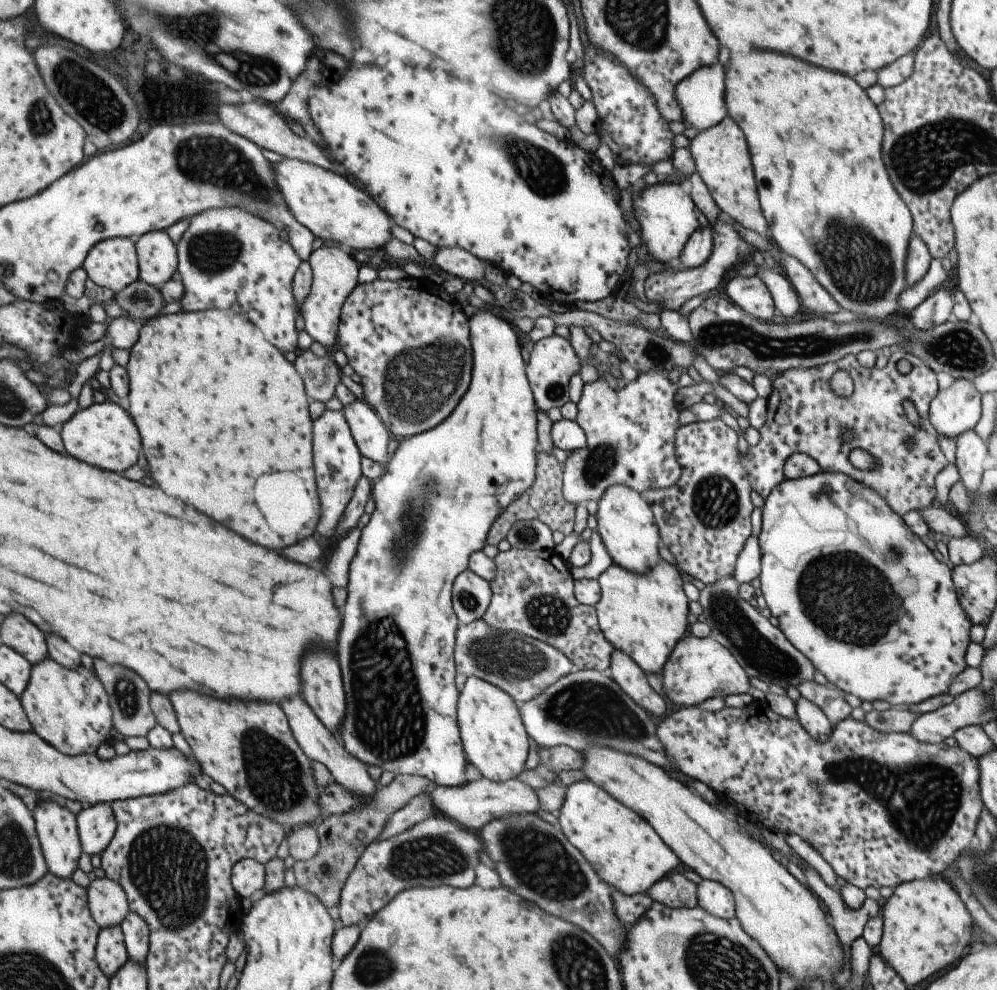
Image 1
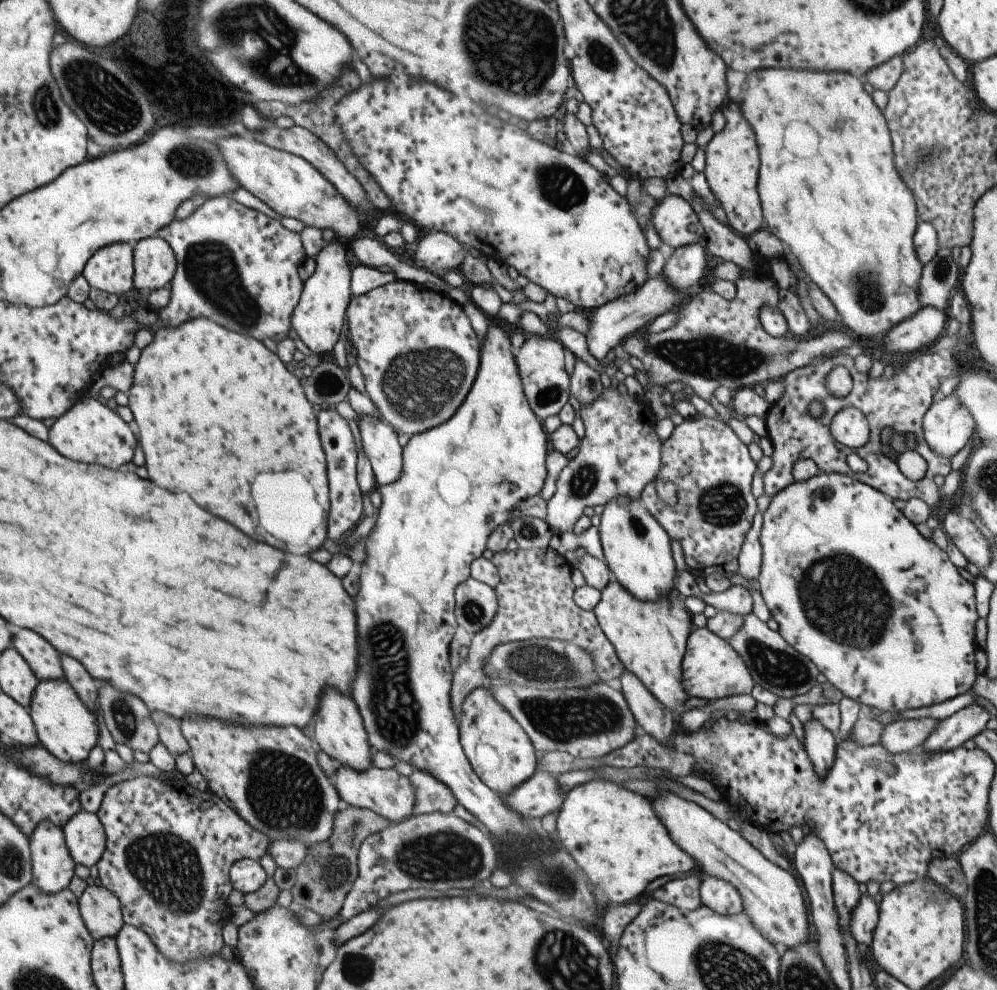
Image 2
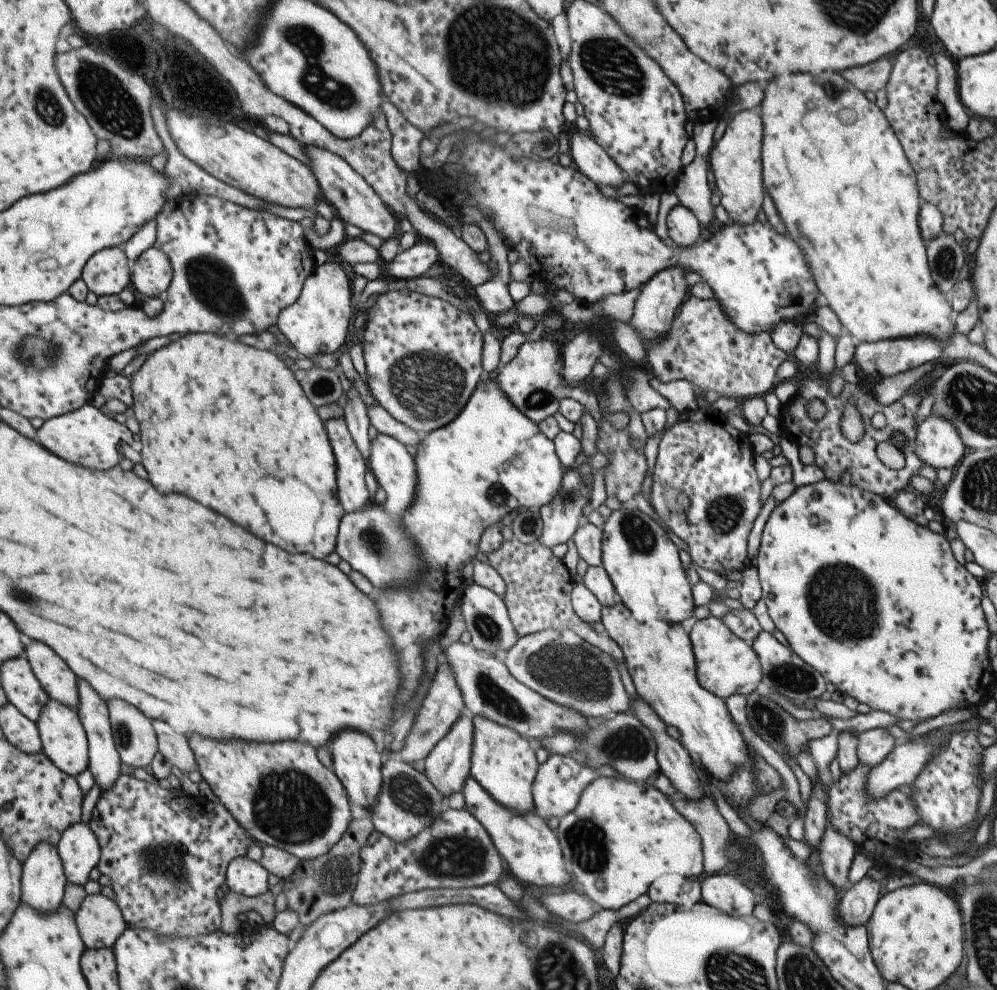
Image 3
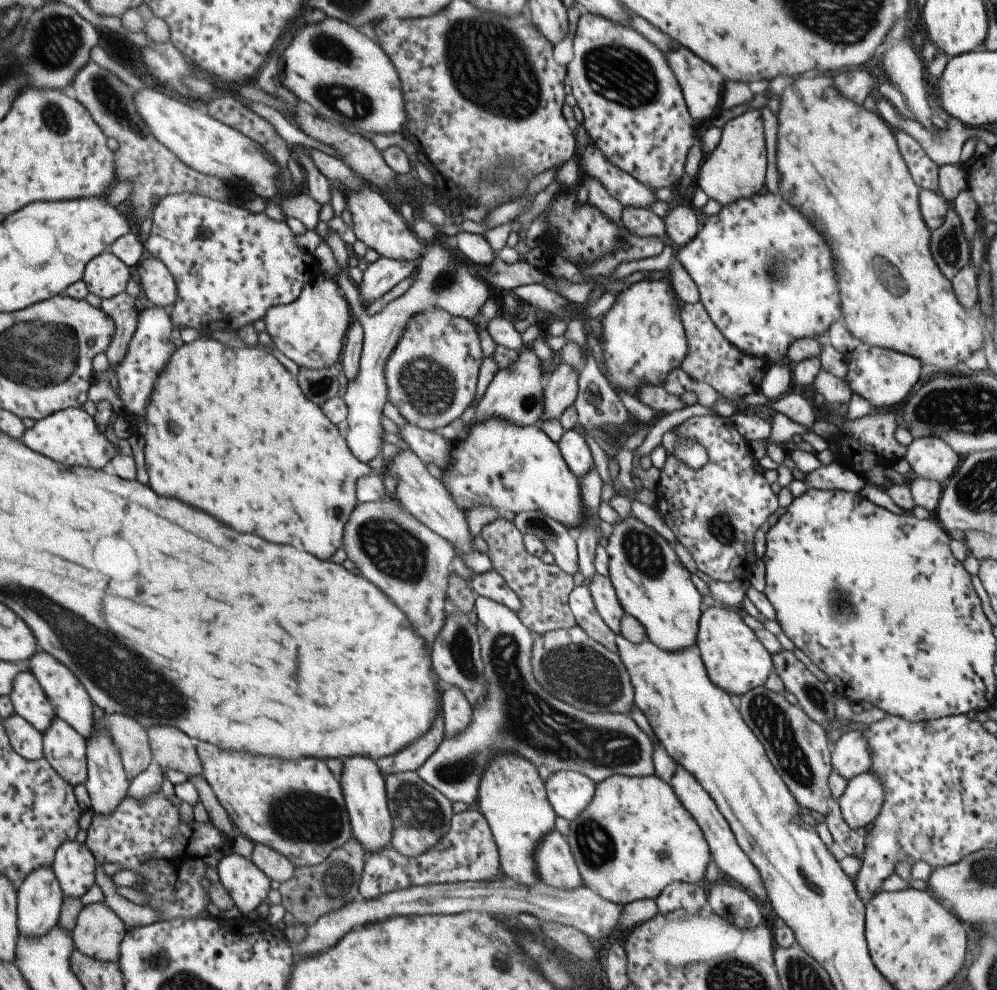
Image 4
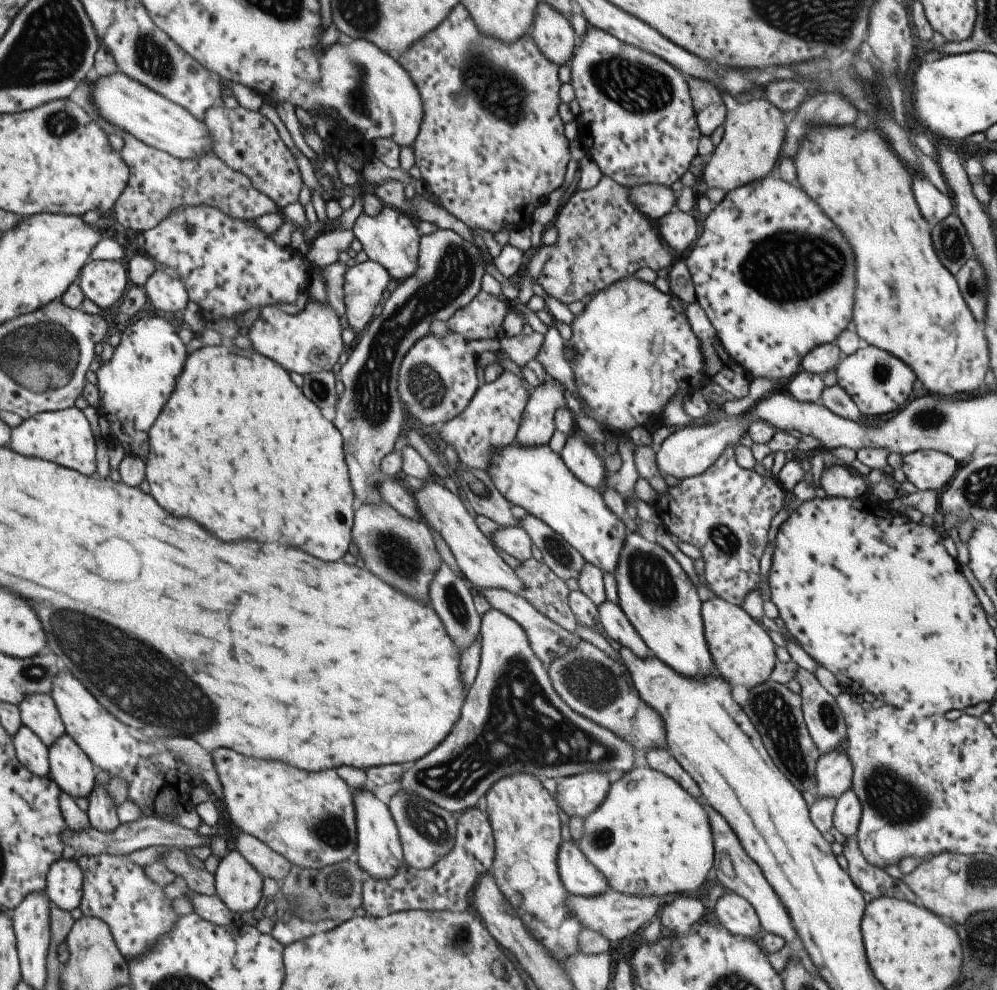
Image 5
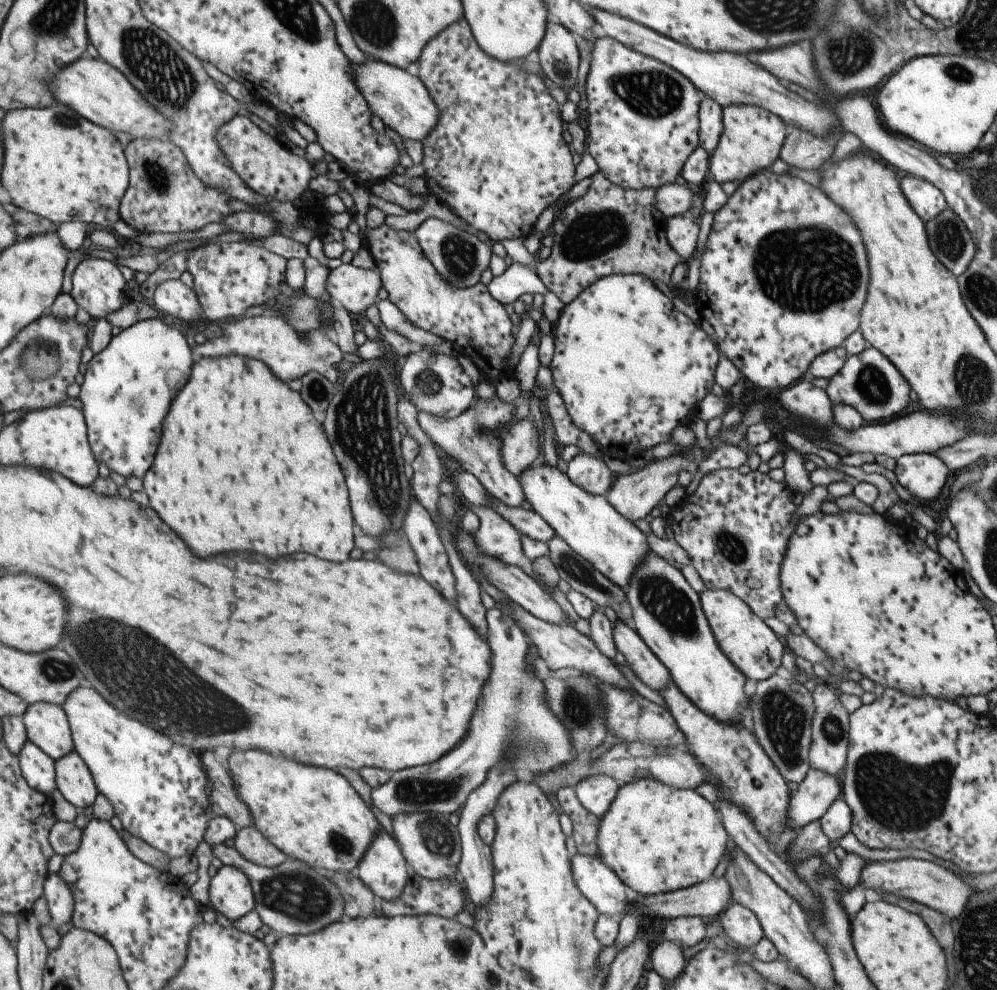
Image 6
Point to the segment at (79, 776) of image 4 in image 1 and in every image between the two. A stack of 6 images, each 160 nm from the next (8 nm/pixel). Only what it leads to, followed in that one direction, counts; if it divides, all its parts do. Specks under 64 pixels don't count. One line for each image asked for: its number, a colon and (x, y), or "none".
1: (67, 708)
2: (63, 724)
3: (63, 740)

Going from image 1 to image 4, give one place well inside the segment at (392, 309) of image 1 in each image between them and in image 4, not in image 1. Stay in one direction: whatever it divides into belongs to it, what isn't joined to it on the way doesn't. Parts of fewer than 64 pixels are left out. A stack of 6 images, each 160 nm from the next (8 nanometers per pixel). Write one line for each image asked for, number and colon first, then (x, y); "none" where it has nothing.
2: (417, 352)
3: (422, 356)
4: (430, 375)

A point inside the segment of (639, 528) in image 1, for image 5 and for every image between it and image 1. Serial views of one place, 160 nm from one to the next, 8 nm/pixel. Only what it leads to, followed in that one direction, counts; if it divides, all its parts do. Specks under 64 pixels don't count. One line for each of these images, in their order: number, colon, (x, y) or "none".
2: (635, 547)
3: (642, 563)
4: (650, 583)
5: (654, 593)

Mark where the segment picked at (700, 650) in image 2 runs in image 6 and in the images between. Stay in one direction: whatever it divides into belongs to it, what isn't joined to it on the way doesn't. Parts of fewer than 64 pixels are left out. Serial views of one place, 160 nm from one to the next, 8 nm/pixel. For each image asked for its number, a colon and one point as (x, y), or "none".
3: (725, 665)
4: (735, 661)
5: (741, 651)
6: (746, 641)

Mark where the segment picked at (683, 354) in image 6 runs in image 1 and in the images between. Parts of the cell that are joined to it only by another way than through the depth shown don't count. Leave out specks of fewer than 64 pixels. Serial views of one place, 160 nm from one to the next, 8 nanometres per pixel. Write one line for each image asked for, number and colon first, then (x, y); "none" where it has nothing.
1: (697, 248)
2: (685, 267)
3: (664, 292)
4: (643, 339)
5: (634, 348)

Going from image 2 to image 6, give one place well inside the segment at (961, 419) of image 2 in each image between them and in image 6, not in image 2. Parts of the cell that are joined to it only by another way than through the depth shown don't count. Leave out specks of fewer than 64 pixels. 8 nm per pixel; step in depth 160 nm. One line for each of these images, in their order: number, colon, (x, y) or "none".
3: (938, 444)
4: (929, 457)
5: (924, 469)
6: (923, 475)

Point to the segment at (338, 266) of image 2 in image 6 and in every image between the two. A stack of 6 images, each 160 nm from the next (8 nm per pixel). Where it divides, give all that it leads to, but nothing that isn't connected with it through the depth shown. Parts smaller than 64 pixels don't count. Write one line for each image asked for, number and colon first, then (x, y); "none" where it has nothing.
3: (317, 321)
4: (308, 331)
5: (309, 341)
6: (268, 339)

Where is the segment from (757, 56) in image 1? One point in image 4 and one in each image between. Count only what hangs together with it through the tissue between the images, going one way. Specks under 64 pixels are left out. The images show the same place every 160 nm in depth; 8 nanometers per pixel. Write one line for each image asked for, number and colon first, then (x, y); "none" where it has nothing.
2: (828, 191)
3: (834, 170)
4: (836, 163)

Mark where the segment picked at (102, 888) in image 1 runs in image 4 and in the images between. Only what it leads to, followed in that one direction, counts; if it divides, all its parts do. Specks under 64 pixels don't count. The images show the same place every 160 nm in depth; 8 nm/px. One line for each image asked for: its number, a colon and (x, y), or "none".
2: (99, 909)
3: (98, 919)
4: (97, 932)

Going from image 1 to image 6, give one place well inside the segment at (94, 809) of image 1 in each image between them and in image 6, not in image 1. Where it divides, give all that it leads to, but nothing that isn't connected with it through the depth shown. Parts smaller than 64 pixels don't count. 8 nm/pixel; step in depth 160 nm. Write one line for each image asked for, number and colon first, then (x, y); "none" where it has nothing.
2: (84, 836)
3: (78, 847)
4: (73, 864)
5: (63, 886)
6: (59, 902)

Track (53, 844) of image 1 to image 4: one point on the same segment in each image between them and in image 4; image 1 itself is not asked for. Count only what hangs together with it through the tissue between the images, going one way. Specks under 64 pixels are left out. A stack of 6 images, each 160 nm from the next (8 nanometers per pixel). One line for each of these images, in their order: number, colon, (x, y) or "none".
2: (52, 867)
3: (42, 882)
4: (39, 897)

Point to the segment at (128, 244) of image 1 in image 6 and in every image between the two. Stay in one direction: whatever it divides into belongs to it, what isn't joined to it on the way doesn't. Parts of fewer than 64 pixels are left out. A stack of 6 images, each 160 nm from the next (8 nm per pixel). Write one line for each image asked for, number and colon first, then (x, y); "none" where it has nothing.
2: (109, 268)
3: (106, 272)
4: (104, 275)
5: (103, 282)
6: (97, 287)

